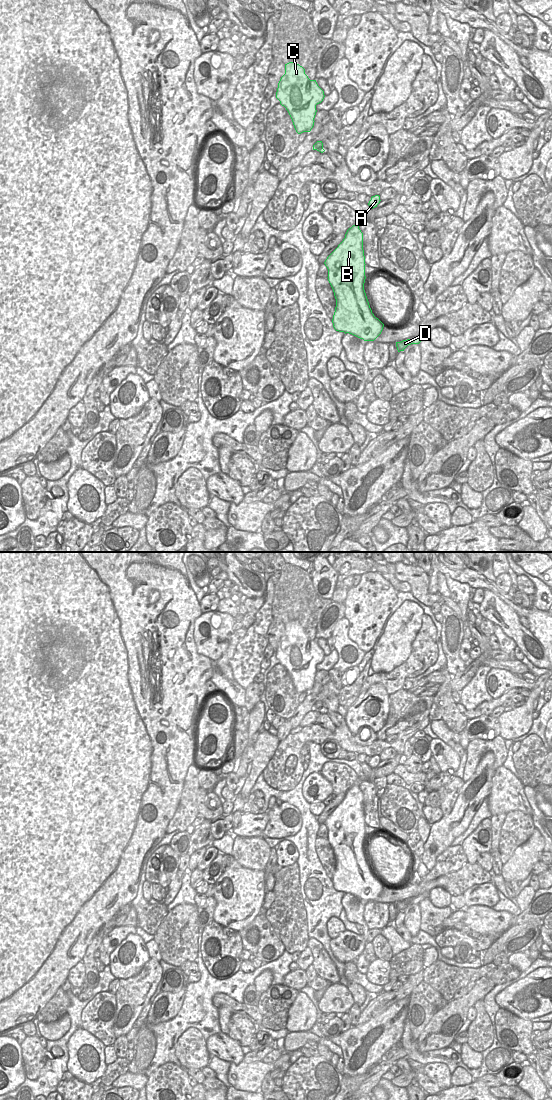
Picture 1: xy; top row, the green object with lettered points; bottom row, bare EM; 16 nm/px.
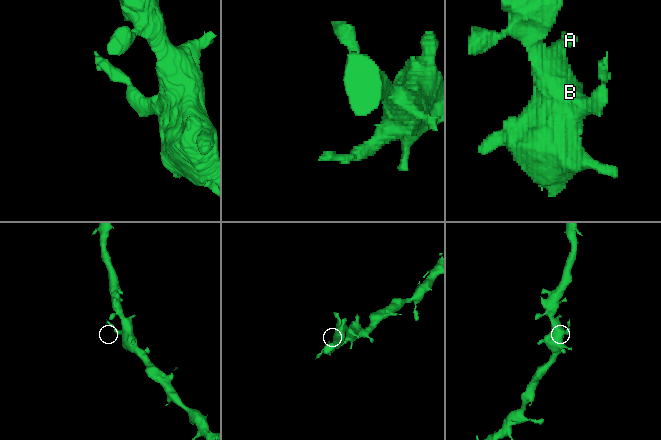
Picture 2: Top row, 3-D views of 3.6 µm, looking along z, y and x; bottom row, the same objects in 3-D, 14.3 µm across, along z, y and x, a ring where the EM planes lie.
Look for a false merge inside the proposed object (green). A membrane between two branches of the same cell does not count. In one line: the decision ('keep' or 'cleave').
keep

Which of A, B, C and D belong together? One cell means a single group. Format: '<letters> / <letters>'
A B C D

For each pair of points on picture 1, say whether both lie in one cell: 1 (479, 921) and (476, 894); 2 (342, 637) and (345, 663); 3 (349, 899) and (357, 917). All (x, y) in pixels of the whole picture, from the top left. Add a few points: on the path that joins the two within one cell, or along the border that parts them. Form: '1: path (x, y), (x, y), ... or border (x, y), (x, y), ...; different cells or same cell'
1: border (466, 906), (486, 905), (491, 908); different cells
2: path (341, 643), (339, 653), (341, 657); same cell
3: path (350, 903), (354, 907), (354, 913); same cell

